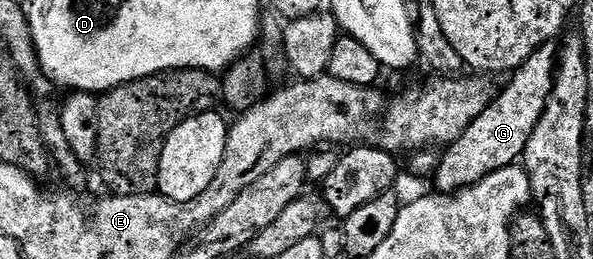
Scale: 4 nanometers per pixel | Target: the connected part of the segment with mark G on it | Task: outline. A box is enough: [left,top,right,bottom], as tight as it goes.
[432,44,559,195]

